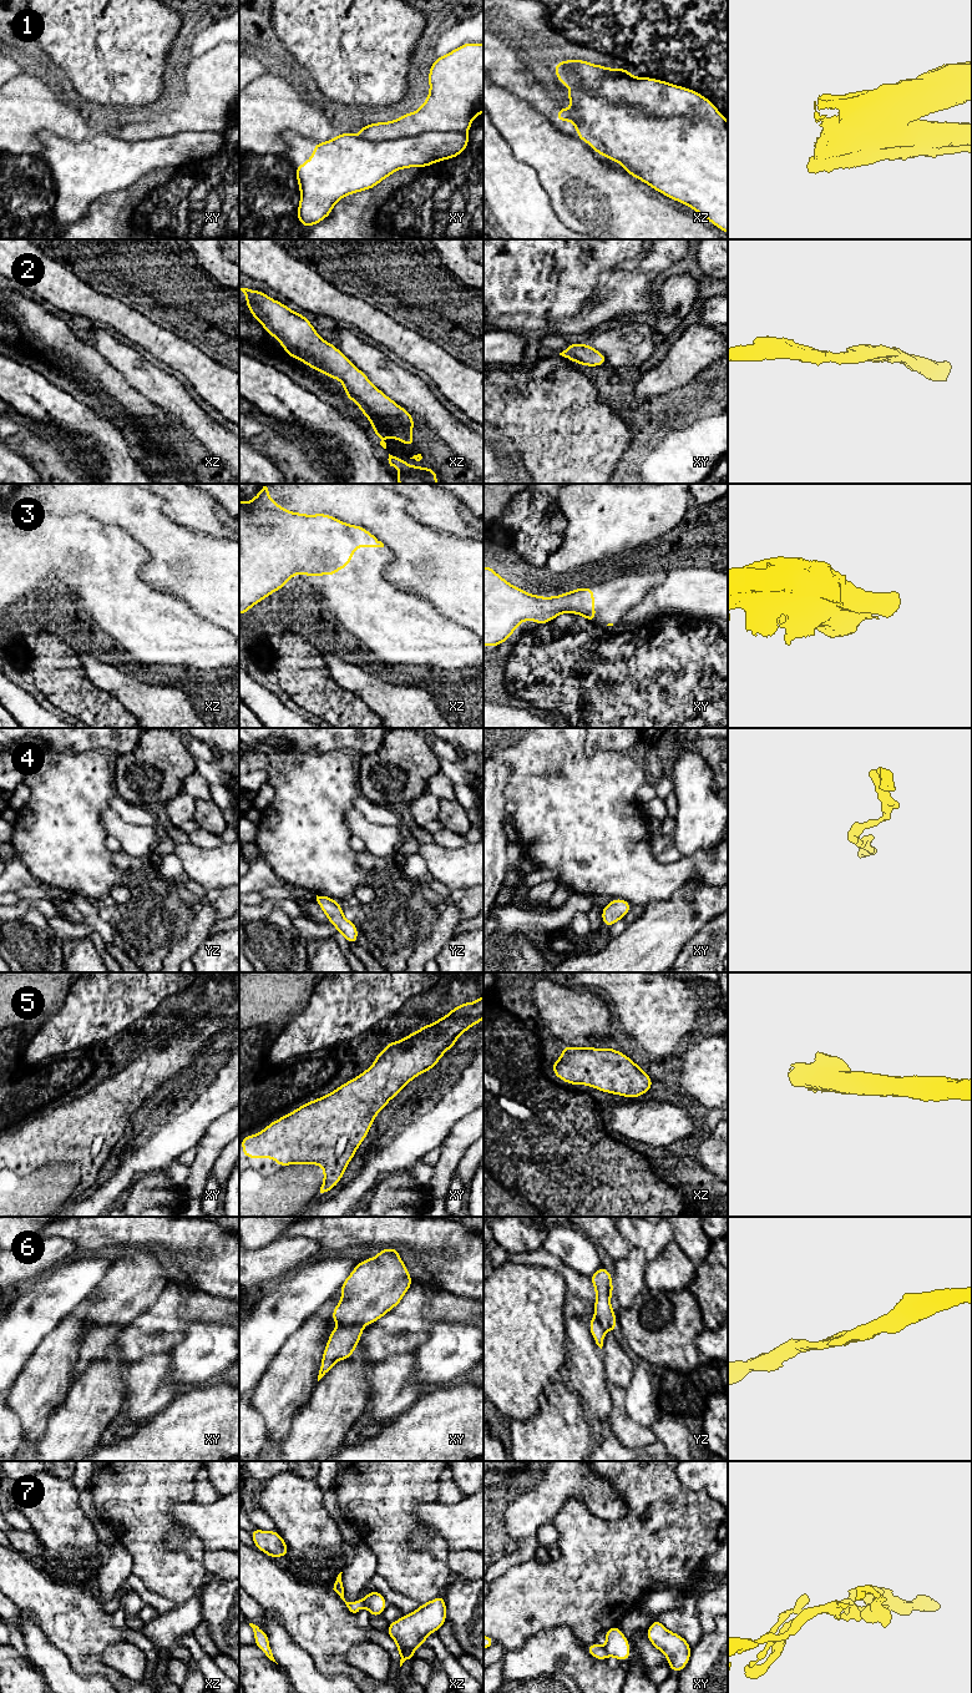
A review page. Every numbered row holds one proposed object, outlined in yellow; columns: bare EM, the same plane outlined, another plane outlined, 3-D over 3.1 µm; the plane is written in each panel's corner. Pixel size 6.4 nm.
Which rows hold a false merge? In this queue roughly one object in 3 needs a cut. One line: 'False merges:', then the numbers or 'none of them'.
False merges: 1, 7

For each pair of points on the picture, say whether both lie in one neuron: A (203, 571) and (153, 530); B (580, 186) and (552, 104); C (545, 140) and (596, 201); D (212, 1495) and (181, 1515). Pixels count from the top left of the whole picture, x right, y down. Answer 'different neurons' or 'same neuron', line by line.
A: same neuron
B: different neurons
C: same neuron
D: different neurons

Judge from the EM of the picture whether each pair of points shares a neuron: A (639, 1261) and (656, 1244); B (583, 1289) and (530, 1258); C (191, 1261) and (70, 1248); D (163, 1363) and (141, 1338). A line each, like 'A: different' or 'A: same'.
A: different
B: same
C: different
D: different

